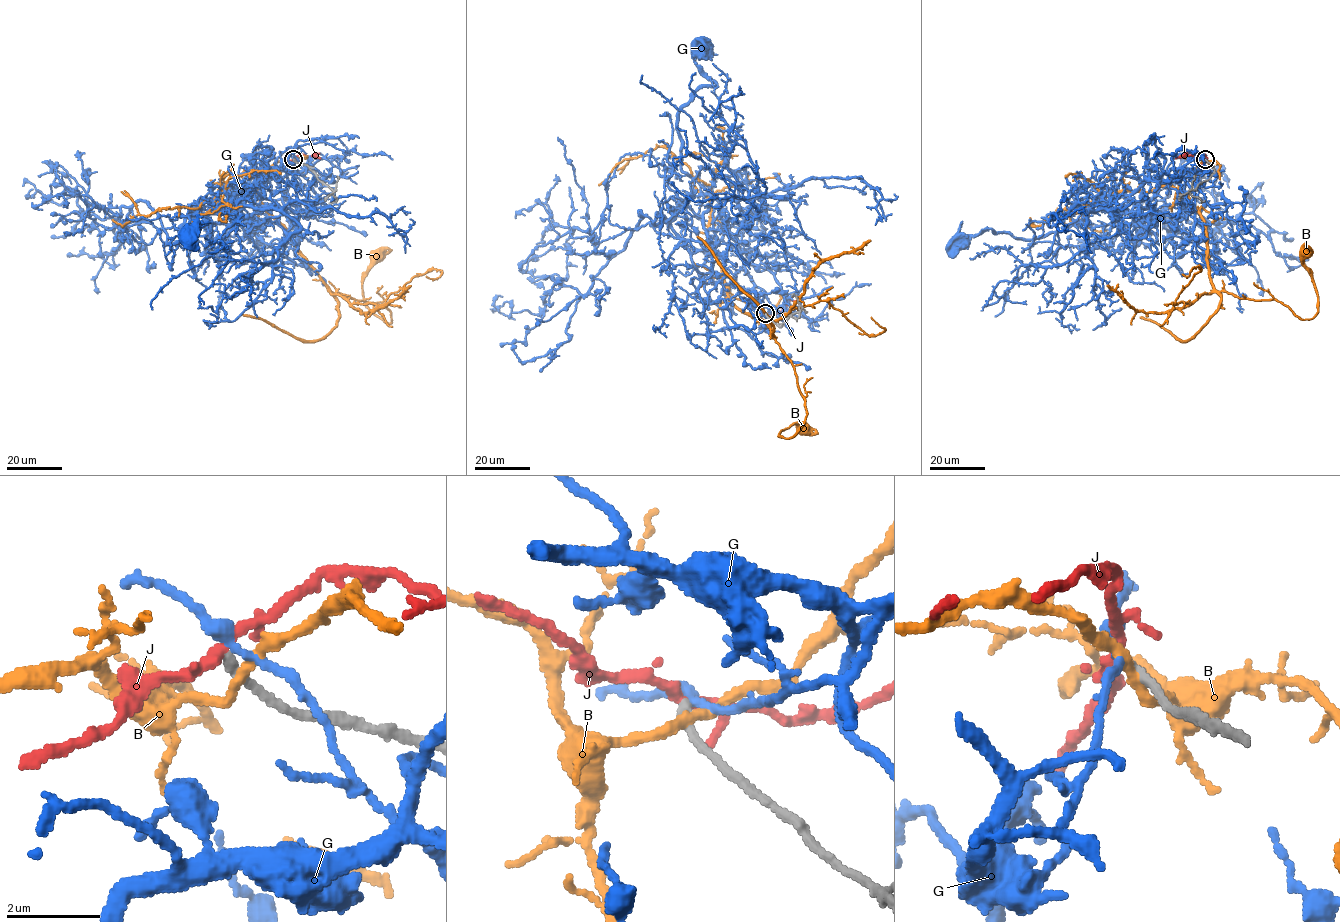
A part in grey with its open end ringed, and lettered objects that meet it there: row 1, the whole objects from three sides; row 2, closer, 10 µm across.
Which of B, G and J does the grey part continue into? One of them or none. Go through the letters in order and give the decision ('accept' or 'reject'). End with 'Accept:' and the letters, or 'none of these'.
B: reject
G: reject
J: reject
Accept: none of these

